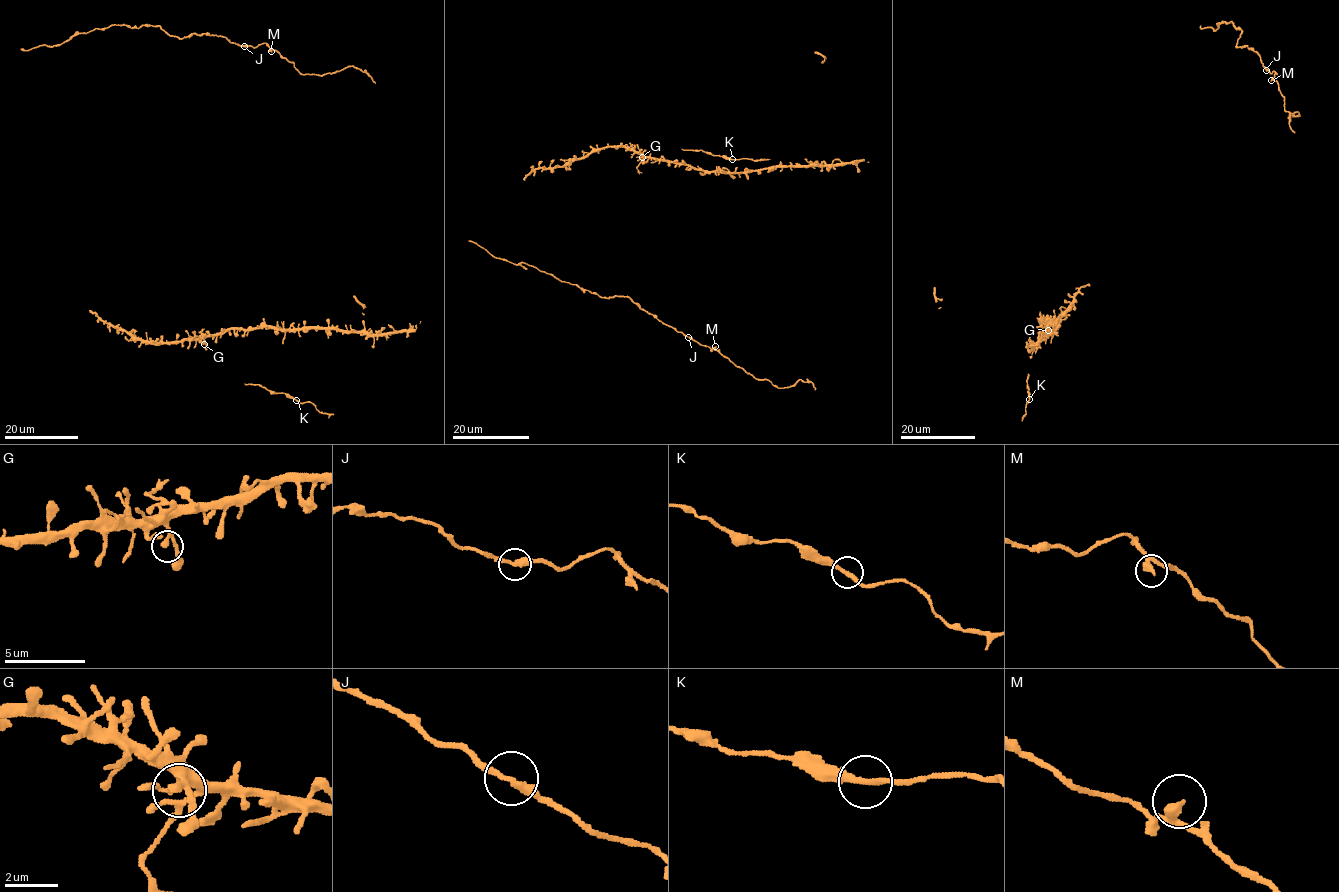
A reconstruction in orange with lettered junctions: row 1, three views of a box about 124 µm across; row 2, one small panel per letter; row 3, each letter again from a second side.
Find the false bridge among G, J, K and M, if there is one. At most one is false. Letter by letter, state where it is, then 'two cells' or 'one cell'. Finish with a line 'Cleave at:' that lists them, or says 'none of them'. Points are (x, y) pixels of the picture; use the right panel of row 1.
G: at (1048, 330); one cell
J: at (1266, 70); one cell
K: at (1029, 399); one cell
M: at (1271, 80); one cell
Cleave at: none of them

